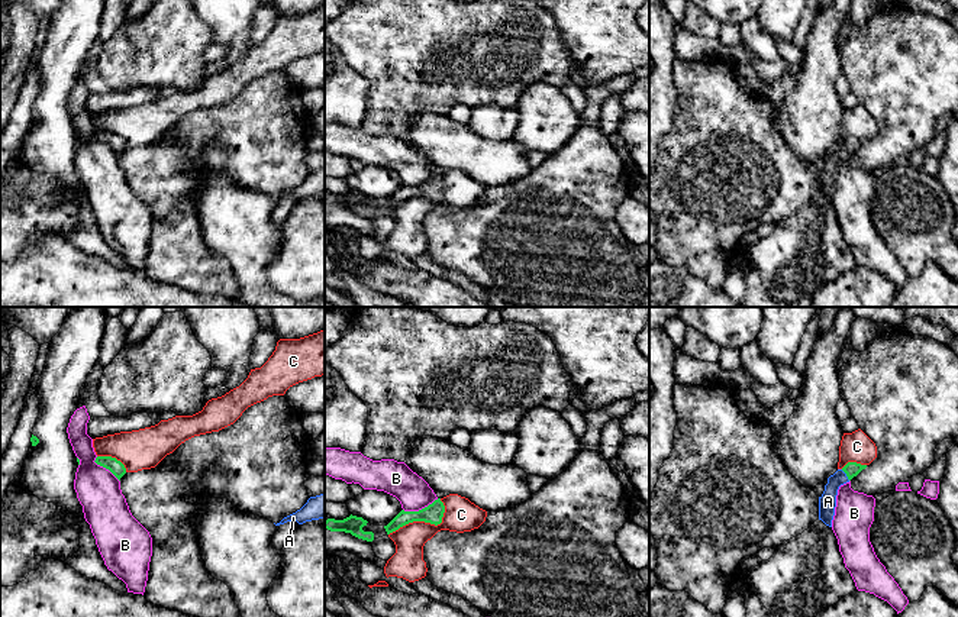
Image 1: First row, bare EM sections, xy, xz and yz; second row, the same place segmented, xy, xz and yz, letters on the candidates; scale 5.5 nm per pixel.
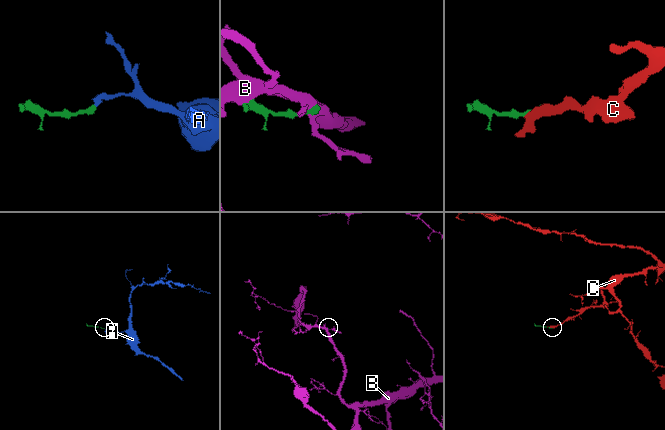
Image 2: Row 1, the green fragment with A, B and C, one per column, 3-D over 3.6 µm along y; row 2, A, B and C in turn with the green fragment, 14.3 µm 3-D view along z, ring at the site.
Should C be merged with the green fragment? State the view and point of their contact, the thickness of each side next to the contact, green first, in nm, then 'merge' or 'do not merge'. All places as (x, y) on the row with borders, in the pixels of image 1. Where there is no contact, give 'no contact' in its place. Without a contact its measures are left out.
contact xz (423, 520); calibres 110 and 180 nm; do not merge

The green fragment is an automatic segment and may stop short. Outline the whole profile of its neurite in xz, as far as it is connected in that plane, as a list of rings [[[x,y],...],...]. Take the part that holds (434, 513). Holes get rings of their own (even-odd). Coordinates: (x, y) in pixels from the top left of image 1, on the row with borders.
[[[438,498],[432,504],[419,511],[401,510],[387,526],[384,526],[384,529],[387,534],[390,534],[413,521],[425,521],[438,526],[442,523],[443,513],[445,513],[445,505],[441,501],[441,498]]]

